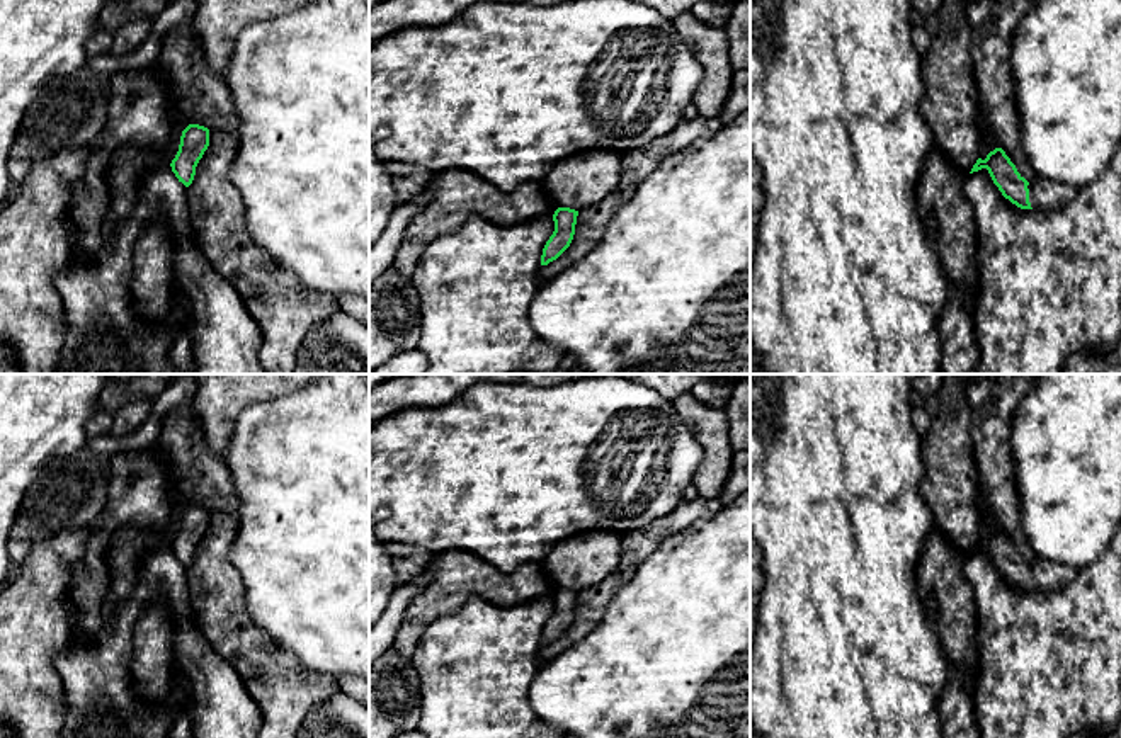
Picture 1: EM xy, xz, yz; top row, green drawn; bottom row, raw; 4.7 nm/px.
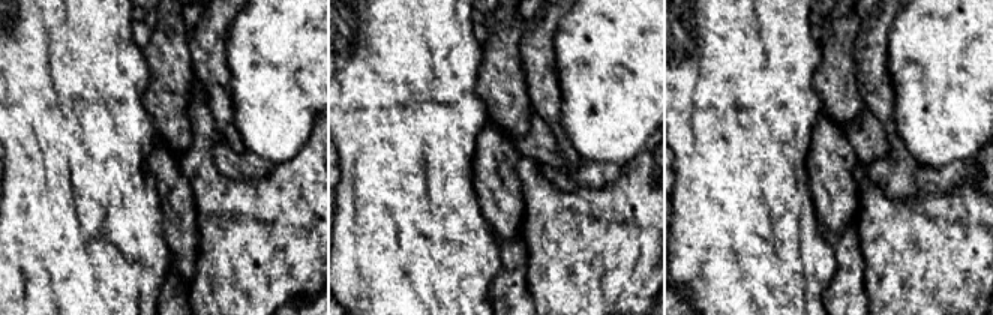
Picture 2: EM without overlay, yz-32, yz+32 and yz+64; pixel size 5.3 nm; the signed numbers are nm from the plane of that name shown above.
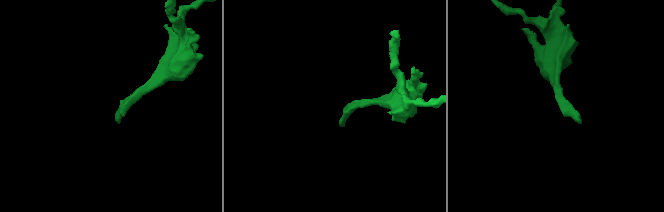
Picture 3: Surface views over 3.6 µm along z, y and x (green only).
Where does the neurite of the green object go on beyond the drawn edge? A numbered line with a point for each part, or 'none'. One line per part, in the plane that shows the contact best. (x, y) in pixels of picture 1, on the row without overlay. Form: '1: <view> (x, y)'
1: yz (1043, 575)

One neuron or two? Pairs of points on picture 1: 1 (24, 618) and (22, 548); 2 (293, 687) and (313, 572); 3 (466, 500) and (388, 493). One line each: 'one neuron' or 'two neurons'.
1: two neurons
2: two neurons
3: one neuron

